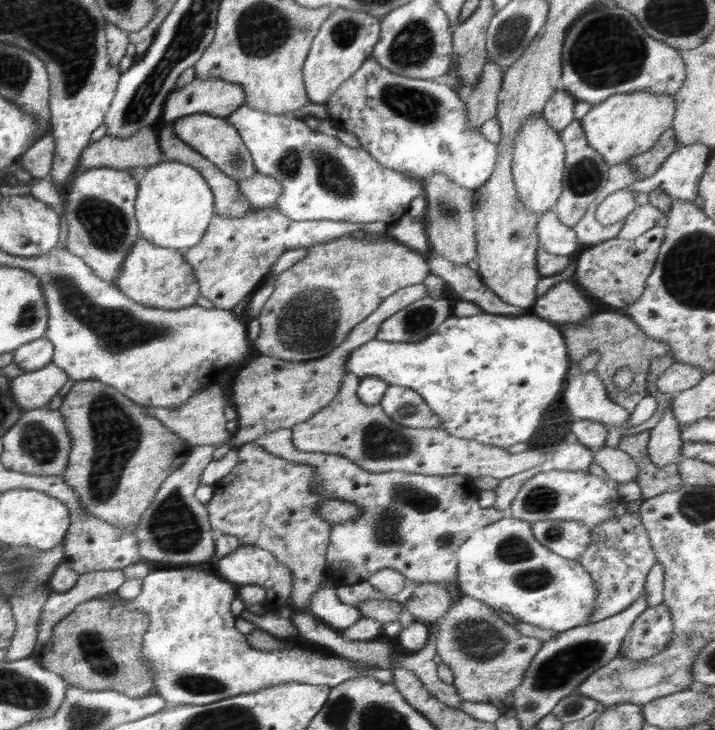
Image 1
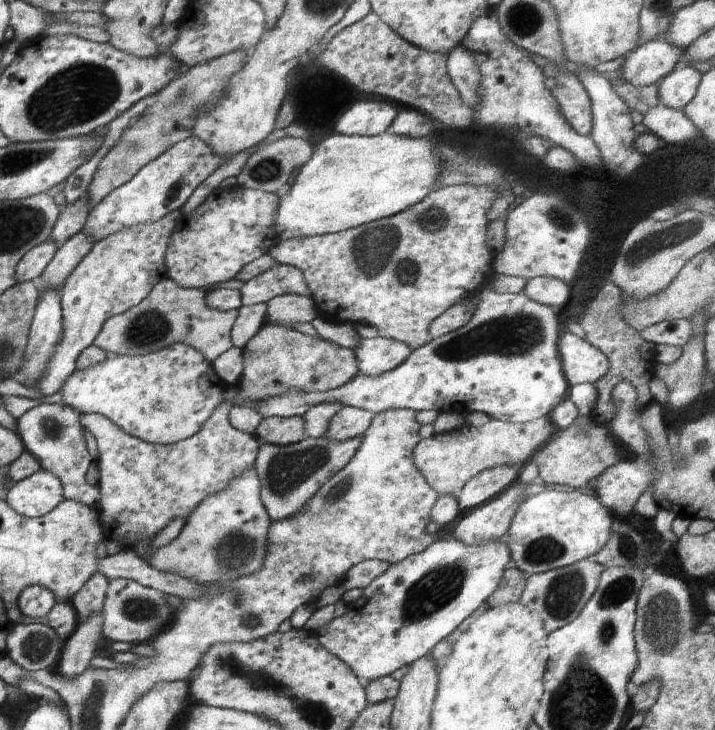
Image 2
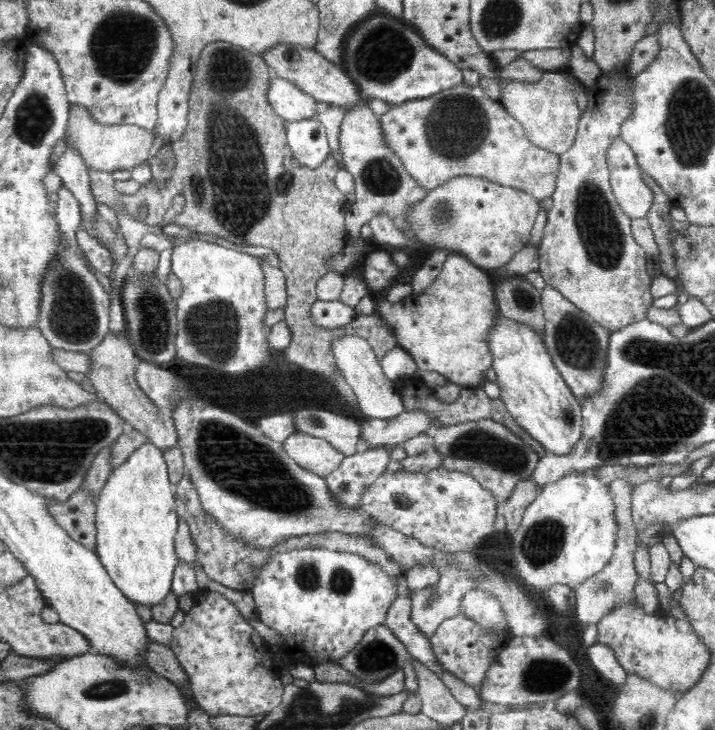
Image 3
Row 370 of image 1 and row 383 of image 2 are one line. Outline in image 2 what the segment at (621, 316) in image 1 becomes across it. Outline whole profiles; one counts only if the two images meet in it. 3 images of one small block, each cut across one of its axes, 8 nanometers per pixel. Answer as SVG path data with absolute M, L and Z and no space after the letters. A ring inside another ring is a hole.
M608 281L604 284L596 298L590 302L590 306L586 308L586 314L580 322L581 327L586 334L586 340L601 350L609 360L609 369L605 377L595 382L597 390L597 401L593 406L592 422L596 425L606 426L614 416L614 404L611 400L611 392L618 386L620 381L628 381L637 392L637 403L641 408L645 408L653 402L652 394L648 388L648 383L653 378L653 375L648 372L648 361L644 359L642 344L644 339L640 336L637 330L634 330L625 318L621 315L621 290L612 282Z

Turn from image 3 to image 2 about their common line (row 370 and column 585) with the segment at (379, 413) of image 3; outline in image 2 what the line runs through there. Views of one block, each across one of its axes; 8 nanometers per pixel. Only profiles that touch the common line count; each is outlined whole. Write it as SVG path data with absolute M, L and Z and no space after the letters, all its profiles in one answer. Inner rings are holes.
M564 333L558 341L562 370L567 383L572 385L590 383L606 376L609 369L608 357L586 339L574 333Z

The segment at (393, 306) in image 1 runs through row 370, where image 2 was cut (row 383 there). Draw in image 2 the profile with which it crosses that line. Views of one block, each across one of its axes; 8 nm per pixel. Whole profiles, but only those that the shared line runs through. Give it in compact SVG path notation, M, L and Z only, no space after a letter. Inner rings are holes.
M267 321L246 343L246 346L241 348L241 351L243 371L237 386L237 394L243 399L244 405L260 403L263 400L288 393L323 393L337 389L353 379L359 369L355 354L350 349L320 337L311 337L284 325L275 325Z

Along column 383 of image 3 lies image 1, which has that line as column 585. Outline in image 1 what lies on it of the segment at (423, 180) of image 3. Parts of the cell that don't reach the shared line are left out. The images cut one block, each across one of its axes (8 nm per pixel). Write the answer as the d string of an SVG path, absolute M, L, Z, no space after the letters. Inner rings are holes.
M636 91L615 94L604 102L592 105L592 110L580 118L580 123L588 145L596 149L611 167L650 150L660 135L672 126L675 110L675 100L670 94Z

